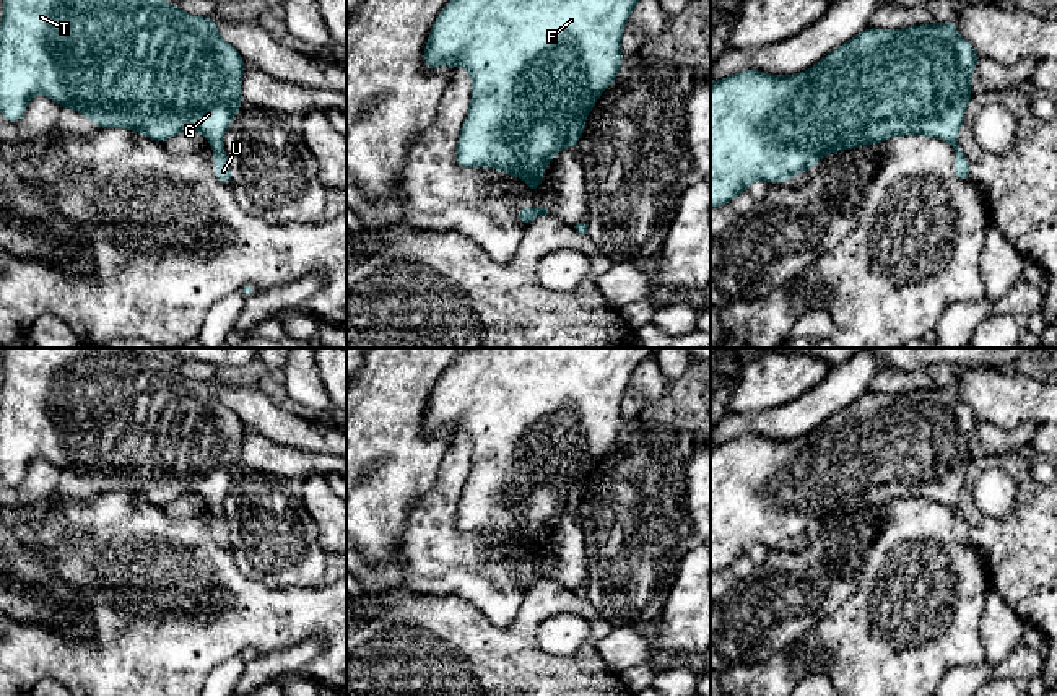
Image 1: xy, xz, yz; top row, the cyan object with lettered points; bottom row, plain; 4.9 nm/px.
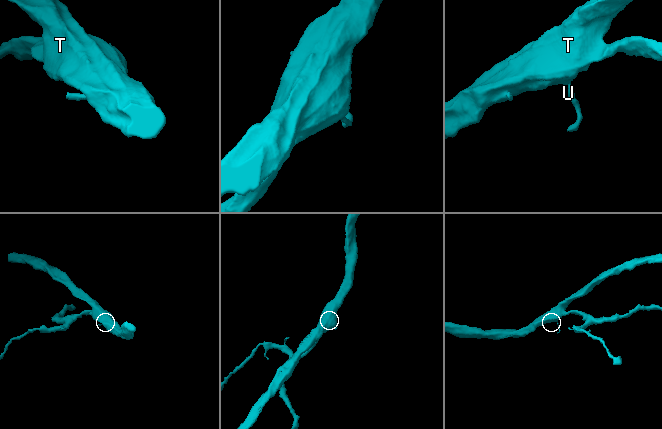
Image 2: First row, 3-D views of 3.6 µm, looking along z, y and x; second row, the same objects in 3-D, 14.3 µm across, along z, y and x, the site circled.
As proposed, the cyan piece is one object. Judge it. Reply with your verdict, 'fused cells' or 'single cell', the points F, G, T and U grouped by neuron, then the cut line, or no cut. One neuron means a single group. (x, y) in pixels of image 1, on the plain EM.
single cell; F G T U; no cut

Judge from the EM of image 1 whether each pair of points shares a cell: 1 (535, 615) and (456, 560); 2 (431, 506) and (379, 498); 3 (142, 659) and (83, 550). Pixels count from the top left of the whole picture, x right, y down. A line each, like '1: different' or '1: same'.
1: different
2: different
3: same

